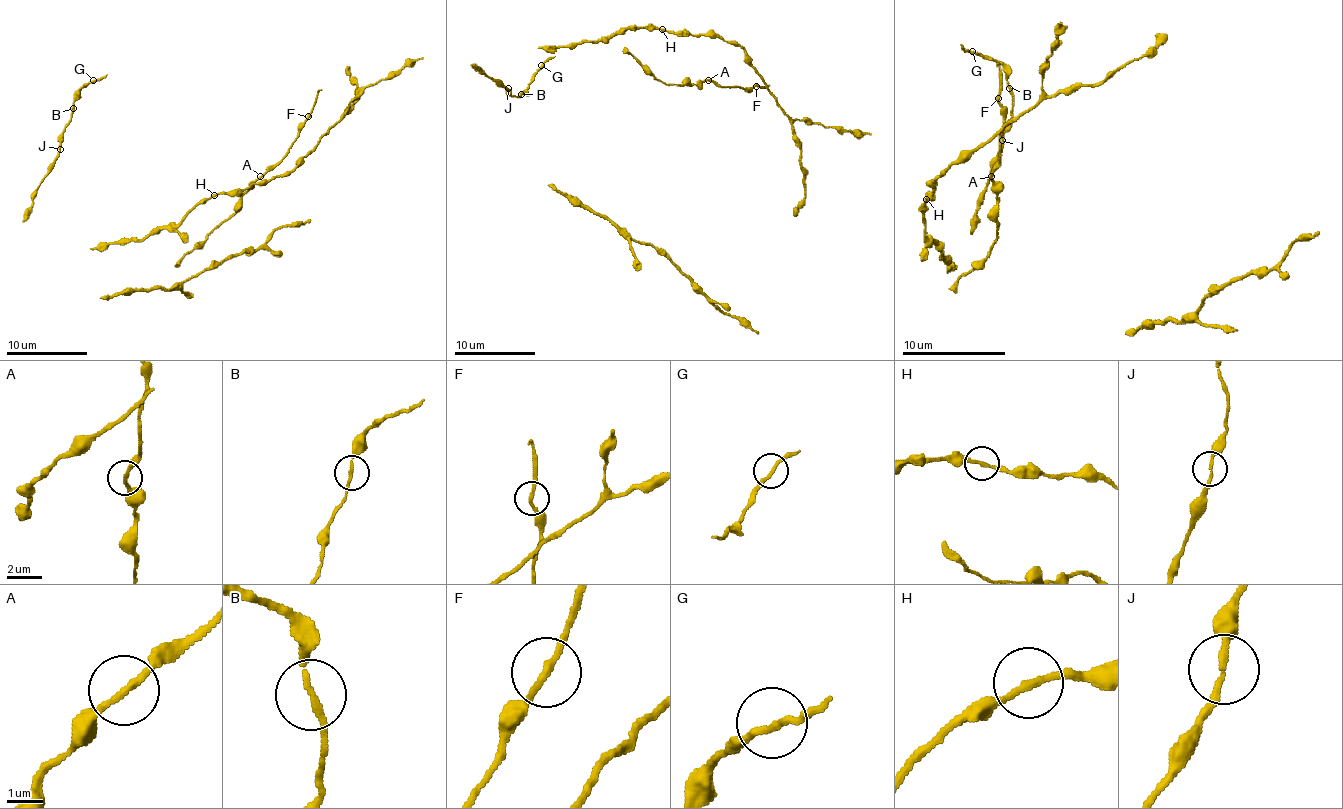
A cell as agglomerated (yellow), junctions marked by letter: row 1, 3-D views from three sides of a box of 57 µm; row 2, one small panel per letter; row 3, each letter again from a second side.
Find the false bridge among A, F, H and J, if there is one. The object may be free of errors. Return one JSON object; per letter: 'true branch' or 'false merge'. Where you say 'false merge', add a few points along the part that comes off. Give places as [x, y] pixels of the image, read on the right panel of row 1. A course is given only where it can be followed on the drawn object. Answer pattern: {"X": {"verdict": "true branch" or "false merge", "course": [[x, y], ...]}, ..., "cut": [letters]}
{"A": {"verdict": "true branch"}, "F": {"verdict": "true branch"}, "H": {"verdict": "true branch"}, "J": {"verdict": "true branch"}, "cut": []}

